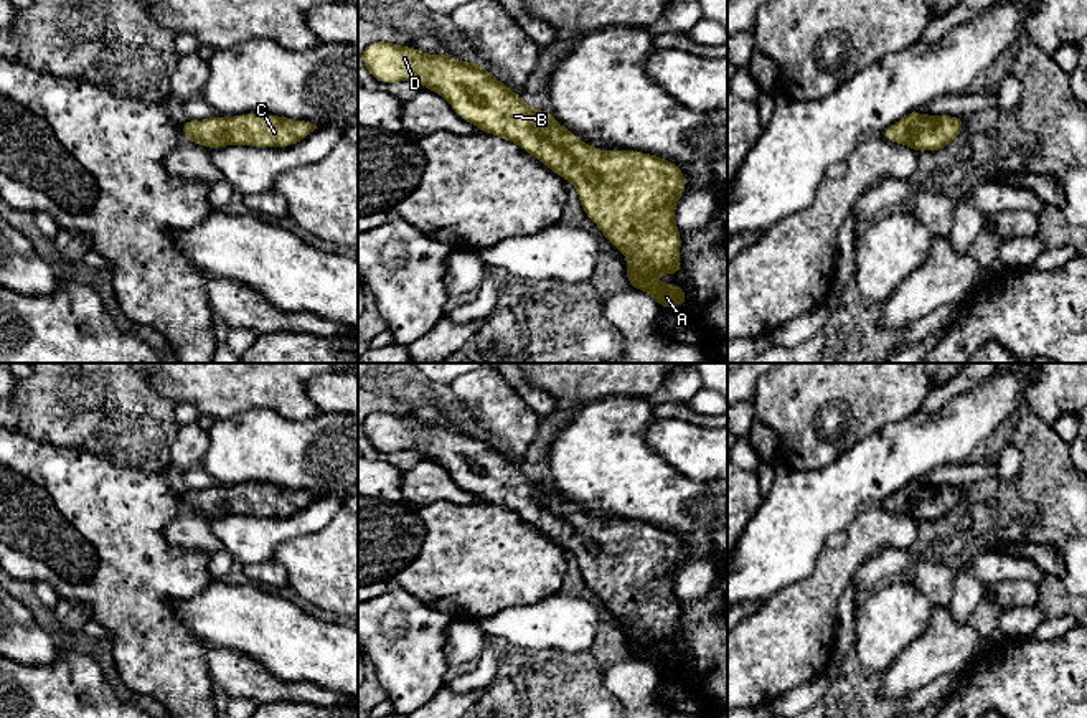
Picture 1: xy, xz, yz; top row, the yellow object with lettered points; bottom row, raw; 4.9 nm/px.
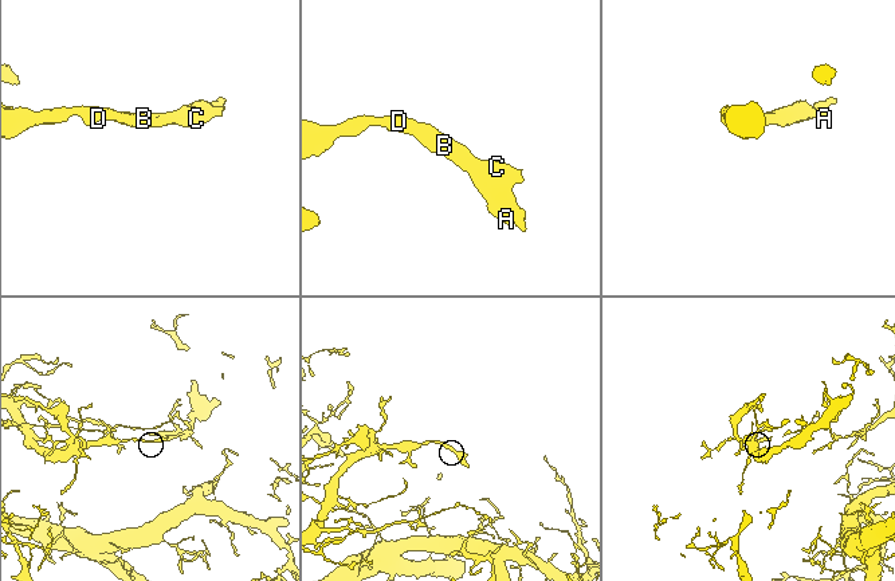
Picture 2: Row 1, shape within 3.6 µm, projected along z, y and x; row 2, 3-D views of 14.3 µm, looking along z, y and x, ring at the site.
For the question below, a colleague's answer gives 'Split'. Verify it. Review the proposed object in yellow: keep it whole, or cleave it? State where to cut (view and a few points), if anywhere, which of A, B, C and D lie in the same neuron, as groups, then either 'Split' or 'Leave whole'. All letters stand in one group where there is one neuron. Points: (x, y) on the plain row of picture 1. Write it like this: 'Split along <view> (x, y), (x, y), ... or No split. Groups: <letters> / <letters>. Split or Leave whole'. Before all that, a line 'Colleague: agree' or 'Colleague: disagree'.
Colleague: disagree
No split. Groups: A B C D. Leave whole

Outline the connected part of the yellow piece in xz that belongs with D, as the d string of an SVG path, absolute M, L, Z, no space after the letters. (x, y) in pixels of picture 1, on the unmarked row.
M369 413L360 429L379 452L417 451L439 462L452 479L482 502L518 513L566 551L572 551L586 584L599 596L607 611L627 626L625 645L630 655L650 664L661 677L686 675L686 660L676 654L656 654L656 644L681 640L681 607L675 593L675 573L685 563L685 543L671 530L635 520L599 520L562 497L551 480L531 479L480 434L455 431L447 424L426 424L411 416Z

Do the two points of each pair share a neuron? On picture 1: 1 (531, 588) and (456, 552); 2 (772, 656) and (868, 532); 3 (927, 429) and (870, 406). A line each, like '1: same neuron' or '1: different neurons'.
1: same neuron
2: same neuron
3: different neurons

